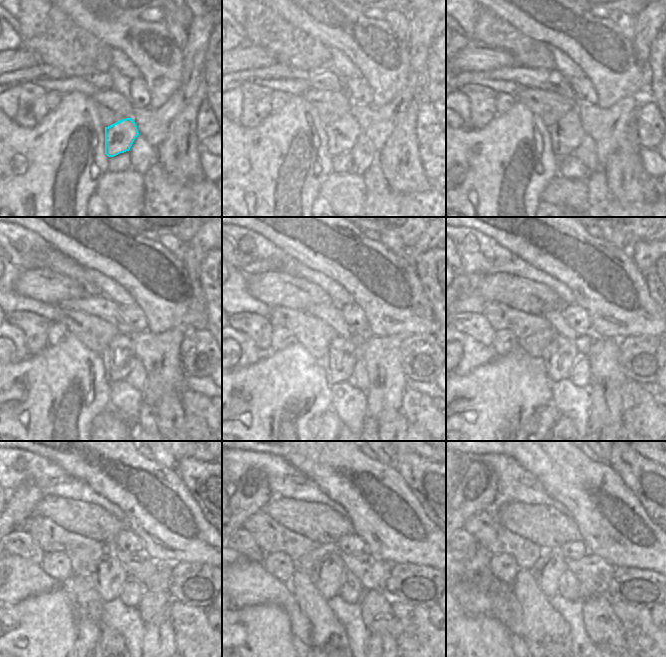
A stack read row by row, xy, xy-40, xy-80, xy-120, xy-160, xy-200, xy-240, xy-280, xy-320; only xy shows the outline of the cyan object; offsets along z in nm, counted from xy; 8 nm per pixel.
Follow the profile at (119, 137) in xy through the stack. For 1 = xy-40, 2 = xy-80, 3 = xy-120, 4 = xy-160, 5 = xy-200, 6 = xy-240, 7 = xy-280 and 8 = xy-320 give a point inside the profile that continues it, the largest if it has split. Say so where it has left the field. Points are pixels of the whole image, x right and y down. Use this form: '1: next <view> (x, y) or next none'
1: next xy-40 (342, 135)
2: next xy-80 (566, 134)
3: next xy-120 (118, 357)
4: next xy-160 (338, 362)
5: next xy-200 (558, 356)
6: next xy-240 (107, 578)
7: next xy-280 (328, 574)
8: next xy-320 (547, 570)

